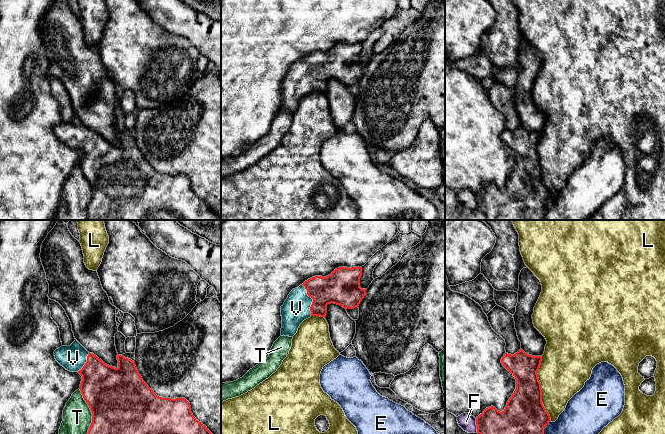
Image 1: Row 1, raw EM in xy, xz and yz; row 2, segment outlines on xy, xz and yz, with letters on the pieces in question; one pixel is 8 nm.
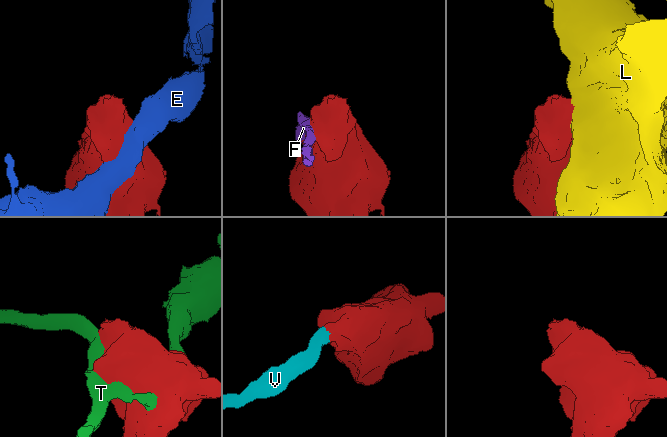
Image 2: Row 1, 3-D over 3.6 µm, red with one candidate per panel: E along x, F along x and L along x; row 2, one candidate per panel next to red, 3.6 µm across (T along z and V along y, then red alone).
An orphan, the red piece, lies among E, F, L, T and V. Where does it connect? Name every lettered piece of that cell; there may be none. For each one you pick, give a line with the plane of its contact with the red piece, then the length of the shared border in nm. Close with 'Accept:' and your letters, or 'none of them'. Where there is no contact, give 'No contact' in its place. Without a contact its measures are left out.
V: Touches red in xz. Shared border 260 nm
Accept: V

